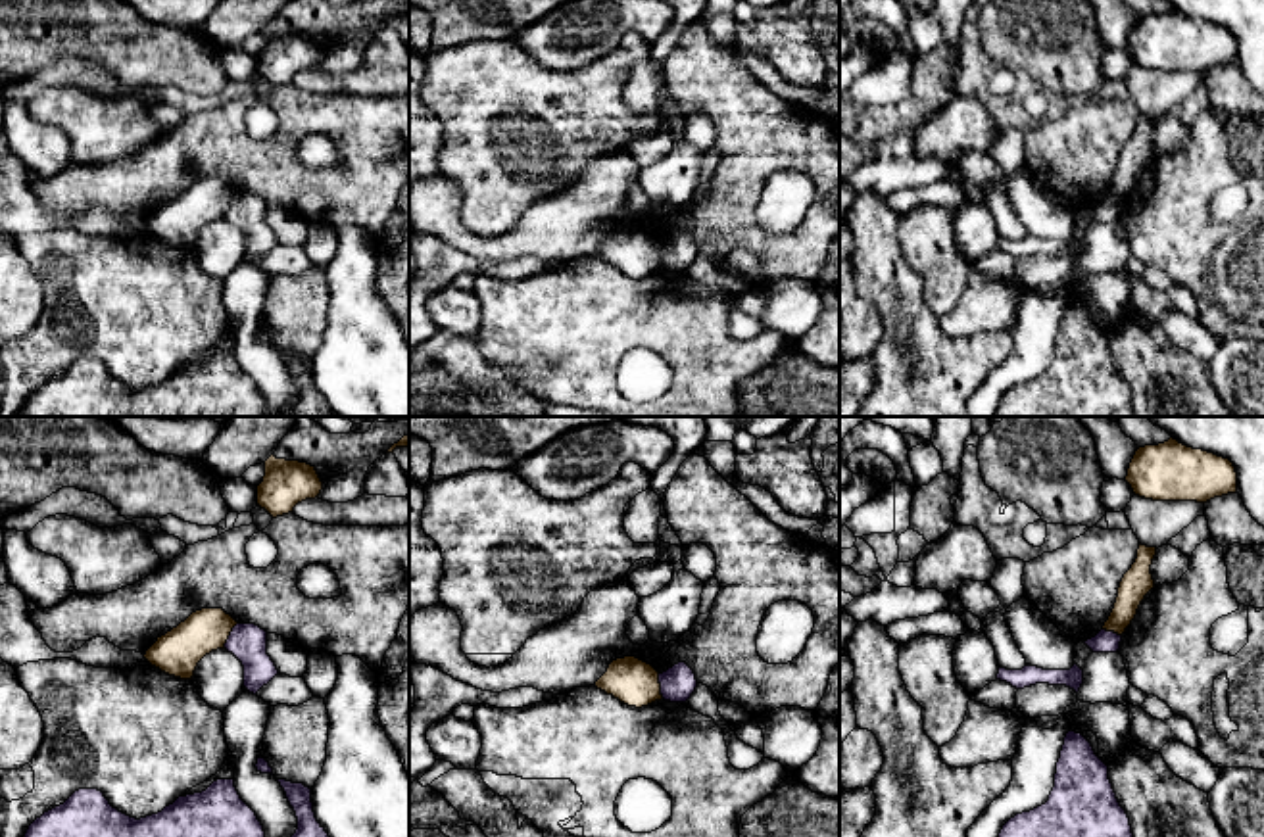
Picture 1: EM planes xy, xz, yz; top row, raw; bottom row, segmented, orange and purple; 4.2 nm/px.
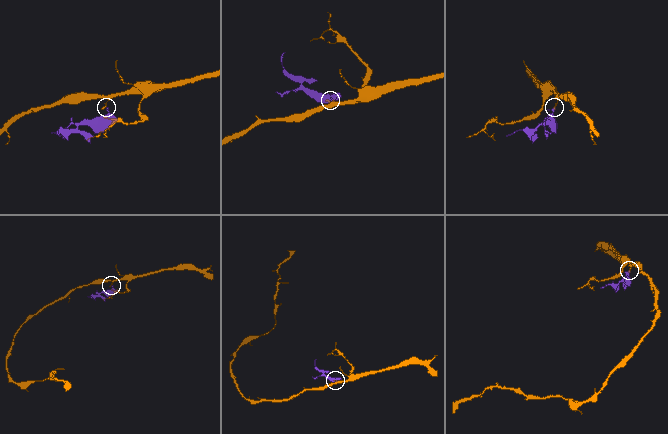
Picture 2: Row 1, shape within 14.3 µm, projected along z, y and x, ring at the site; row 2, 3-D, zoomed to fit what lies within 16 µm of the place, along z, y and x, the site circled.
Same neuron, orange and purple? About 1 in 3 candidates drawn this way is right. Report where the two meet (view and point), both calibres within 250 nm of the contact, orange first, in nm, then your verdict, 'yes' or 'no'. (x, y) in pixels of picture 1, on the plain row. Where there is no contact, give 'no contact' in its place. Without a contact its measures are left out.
xy (229, 204) | 190/160 nm | no

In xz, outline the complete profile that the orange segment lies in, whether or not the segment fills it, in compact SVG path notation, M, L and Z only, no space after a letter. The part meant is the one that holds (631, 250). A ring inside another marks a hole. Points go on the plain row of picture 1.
M636 227L613 230L596 257L636 278L663 269L659 242Z

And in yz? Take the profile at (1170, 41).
M1174 8L1139 17L1126 52L1135 65L1153 71L1206 73L1237 61L1237 42L1229 29L1187 17Z

